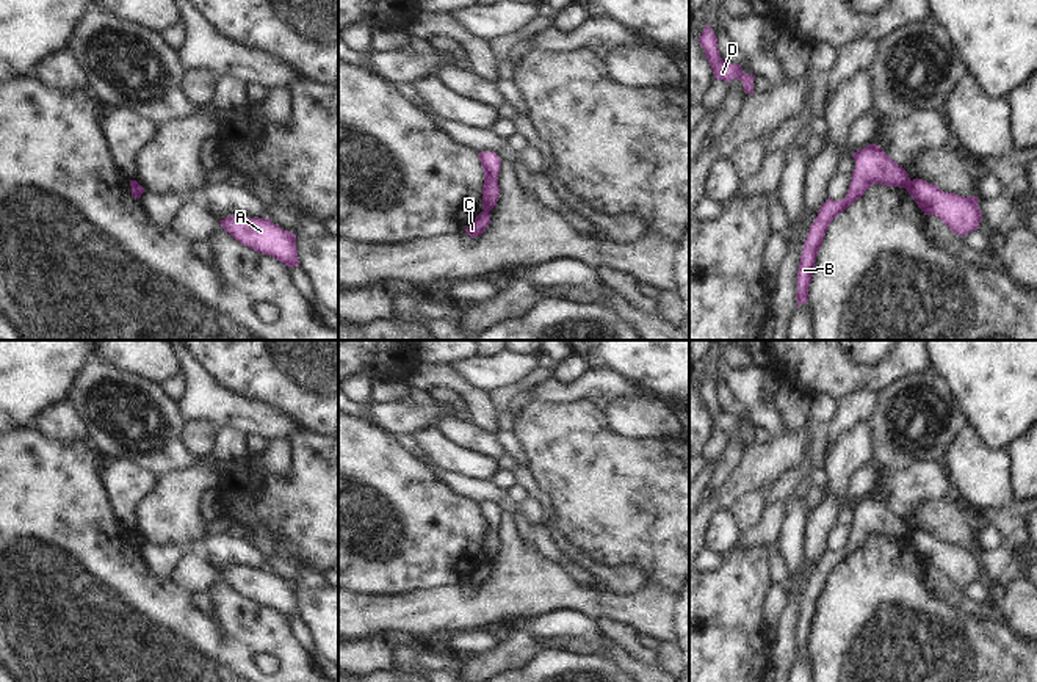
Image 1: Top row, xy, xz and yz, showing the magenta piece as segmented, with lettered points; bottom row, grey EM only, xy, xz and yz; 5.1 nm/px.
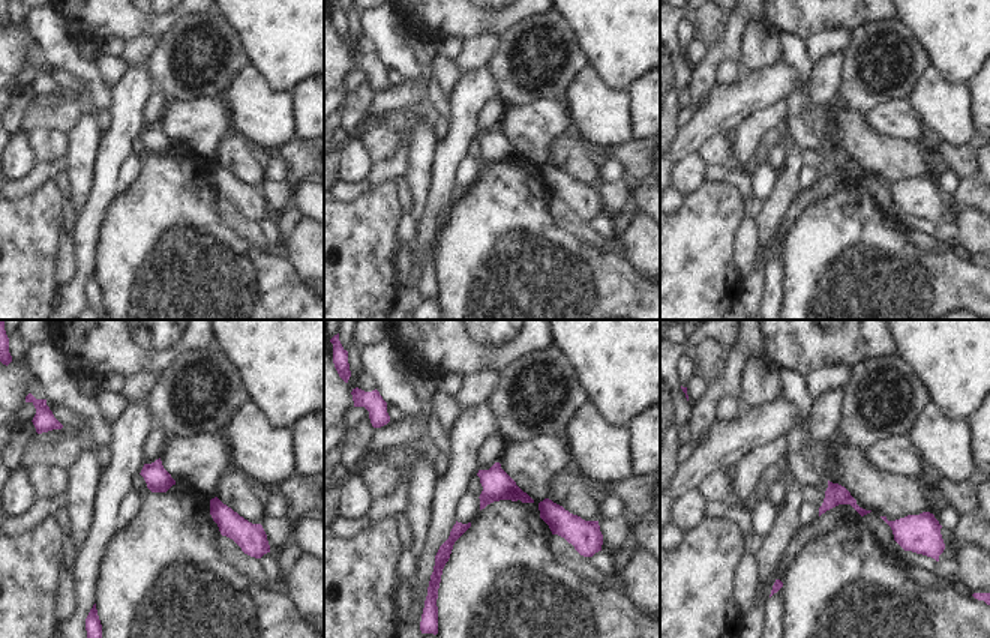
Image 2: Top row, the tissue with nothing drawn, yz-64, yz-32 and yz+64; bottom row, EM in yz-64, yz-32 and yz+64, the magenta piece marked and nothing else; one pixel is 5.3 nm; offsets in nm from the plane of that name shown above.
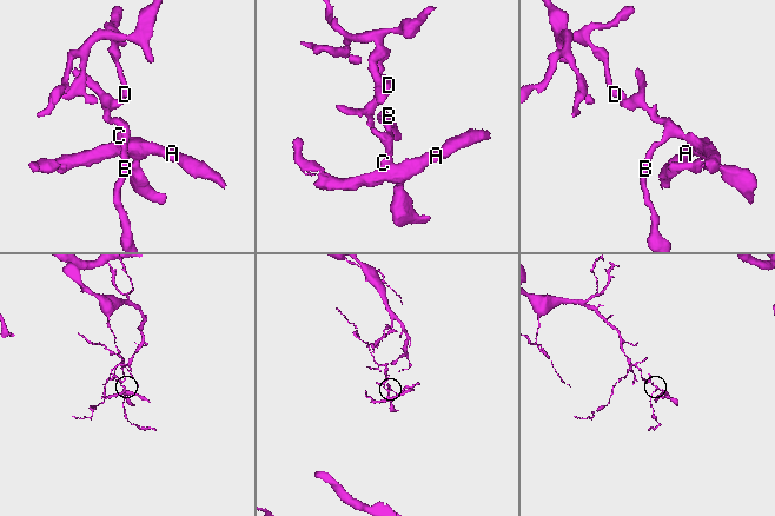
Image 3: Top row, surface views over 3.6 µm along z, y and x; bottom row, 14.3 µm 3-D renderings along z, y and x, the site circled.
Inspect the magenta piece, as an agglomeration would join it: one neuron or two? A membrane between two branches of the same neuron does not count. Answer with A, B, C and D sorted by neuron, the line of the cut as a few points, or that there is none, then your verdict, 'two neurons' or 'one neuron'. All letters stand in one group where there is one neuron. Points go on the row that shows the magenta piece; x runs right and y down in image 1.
groups A C / B D; cut yz (912, 181), (909, 192); two neurons

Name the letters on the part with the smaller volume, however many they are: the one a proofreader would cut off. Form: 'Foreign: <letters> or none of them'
Foreign: A, C

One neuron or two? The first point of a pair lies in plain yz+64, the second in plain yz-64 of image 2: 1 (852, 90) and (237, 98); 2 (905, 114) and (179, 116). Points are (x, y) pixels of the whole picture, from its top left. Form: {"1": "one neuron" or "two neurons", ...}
{"1": "two neurons", "2": "one neuron"}

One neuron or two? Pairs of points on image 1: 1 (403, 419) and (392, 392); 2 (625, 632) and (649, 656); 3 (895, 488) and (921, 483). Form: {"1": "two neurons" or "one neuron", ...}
{"1": "two neurons", "2": "one neuron", "3": "one neuron"}

